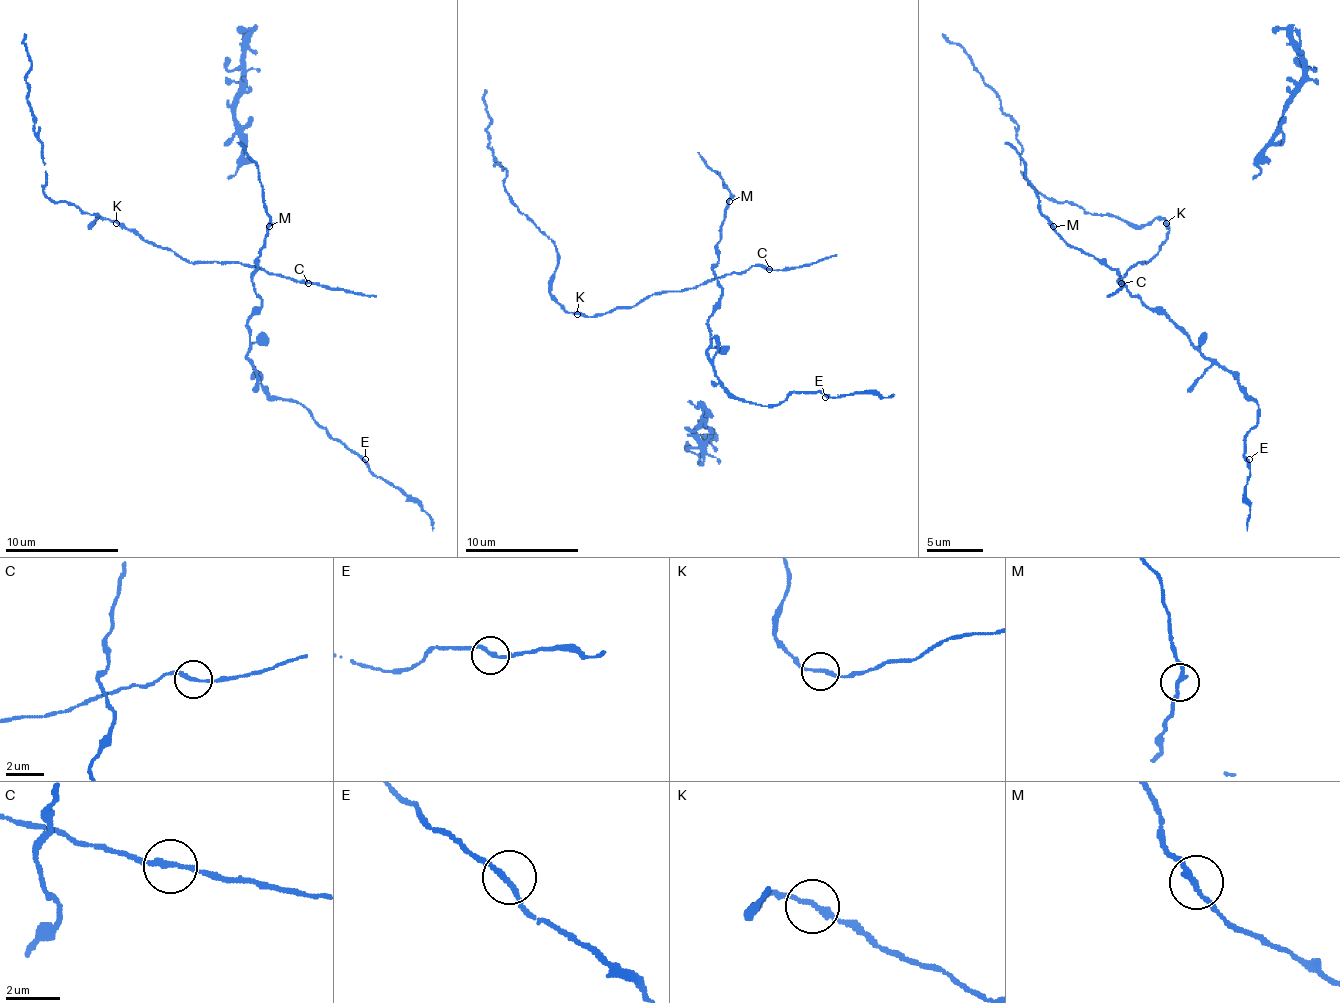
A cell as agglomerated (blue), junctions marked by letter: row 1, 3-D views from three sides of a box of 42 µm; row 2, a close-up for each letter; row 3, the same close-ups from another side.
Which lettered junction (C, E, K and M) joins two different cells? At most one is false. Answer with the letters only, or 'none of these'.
none of these

